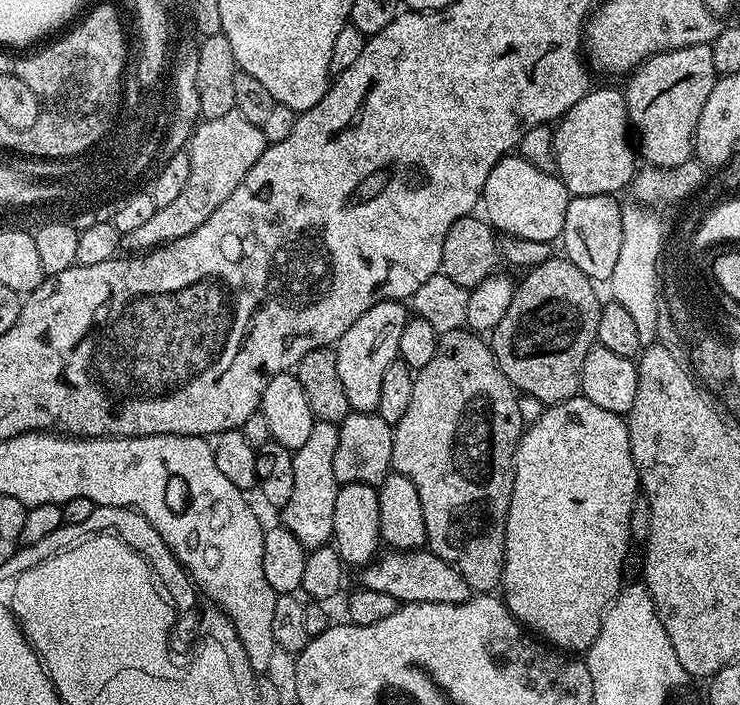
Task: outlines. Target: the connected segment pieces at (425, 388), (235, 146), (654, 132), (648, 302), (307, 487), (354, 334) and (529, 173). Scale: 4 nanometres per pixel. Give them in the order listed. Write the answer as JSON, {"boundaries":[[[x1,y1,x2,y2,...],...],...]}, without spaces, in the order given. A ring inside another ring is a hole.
{"boundaries":[[[471,330,443,333,438,342,438,350,434,354,434,359,427,366,419,368,415,373,415,378,414,395,410,398,410,407,406,410,406,414,402,414,402,418,392,430,394,434,393,469,398,474,410,478,410,482,414,482,414,487,418,490,418,499,422,502,422,514,426,518,427,551,433,552,438,558,442,558,450,566,454,566,454,570,458,570,458,574,462,574,462,578,466,578,473,593,491,593,501,587,504,579,504,531,512,497,512,469,516,459,516,448,520,445,520,438,526,427,521,414,518,414,520,396,506,378,506,374,502,374,496,361,496,355,492,353,491,343,483,335]],[[230,111,218,118,206,118,200,127,200,133,194,134,186,145,186,151,190,158,190,178,188,185,170,202,170,206,157,211,154,218,149,218,146,226,127,233,126,244,132,250,151,250,161,244,167,244,170,240,177,240,202,226,210,214,230,194,234,194,237,184,241,184,244,177,262,158,265,148,269,145,264,137,264,129,259,124,242,118,238,111]],[[707,44,660,52,627,77,628,88,623,89,623,94,628,102,628,122,635,135,640,135,638,152,645,165,670,168,689,160,694,152,698,114,702,114,717,79,712,50]],[[625,203,620,209,622,214,622,246,618,246,618,262,614,262,614,274,610,281,612,287,611,299,617,304,626,306,634,327,638,330,638,338,641,345,647,346,657,339,660,327,658,326,658,314,660,313,660,286,661,286,661,250,662,236,666,233,665,226,660,225,659,220,647,207,639,203]],[[317,420,314,430,300,448,292,454,294,462,294,494,282,510,282,526,302,542,305,550,325,547,332,540,334,530,334,501,338,498,340,483,334,478,334,453,338,450,340,425]],[[401,301,378,302,378,306,370,306,370,310,366,310,366,314,362,314,362,318,336,341,338,374,353,412,376,412,378,397,382,395,382,378,400,355,398,342,402,339,402,326,406,326,409,319,409,309]],[[509,154,496,163,486,178,482,212,497,233,530,238,530,242,552,242,564,231,569,199,568,187,559,175,538,170,519,154]]]}

